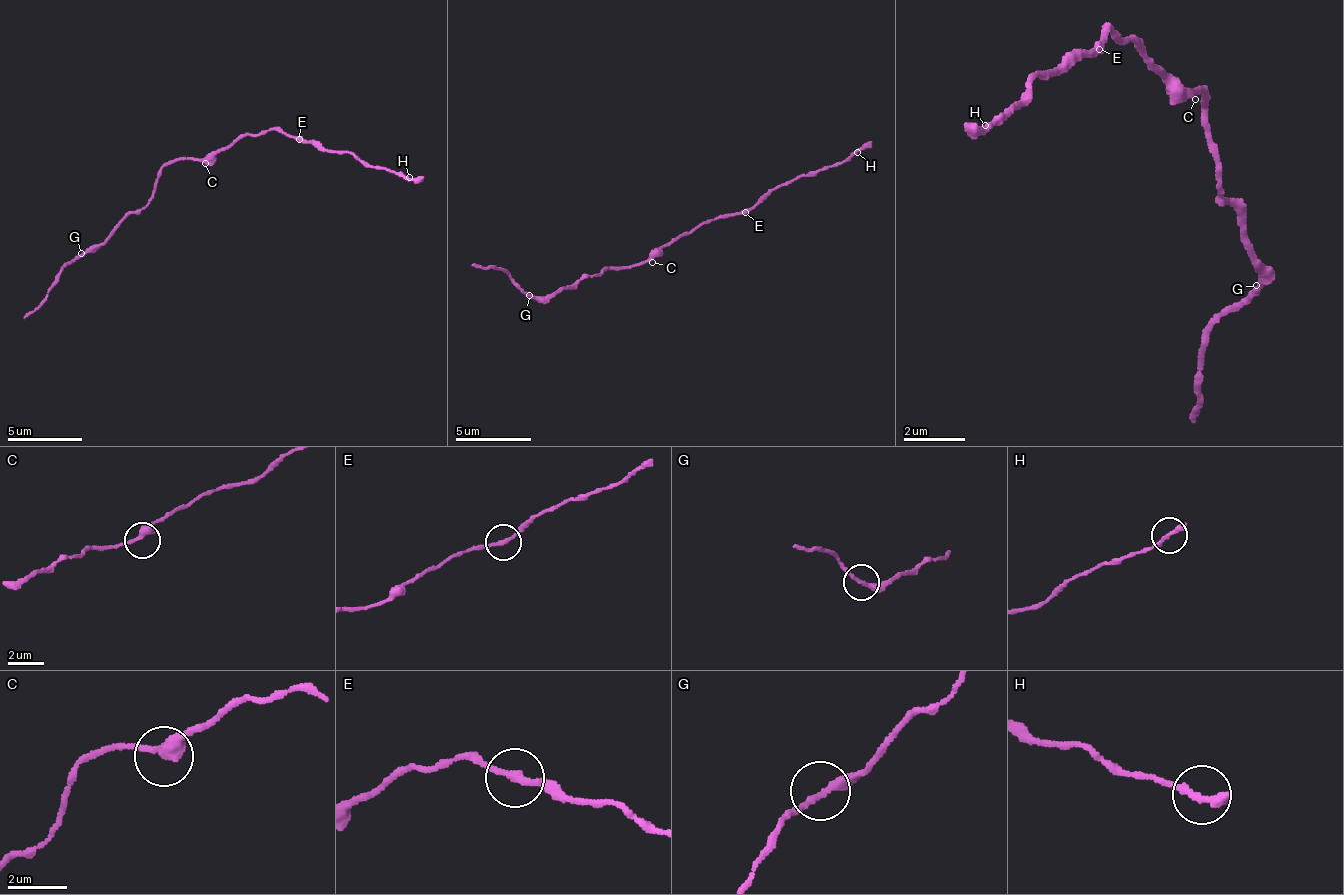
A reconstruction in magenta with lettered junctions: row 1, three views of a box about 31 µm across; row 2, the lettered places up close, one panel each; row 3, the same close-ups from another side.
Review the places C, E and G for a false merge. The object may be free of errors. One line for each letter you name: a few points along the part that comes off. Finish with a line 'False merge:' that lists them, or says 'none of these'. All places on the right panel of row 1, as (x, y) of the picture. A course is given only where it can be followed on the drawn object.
False merge: none of these

